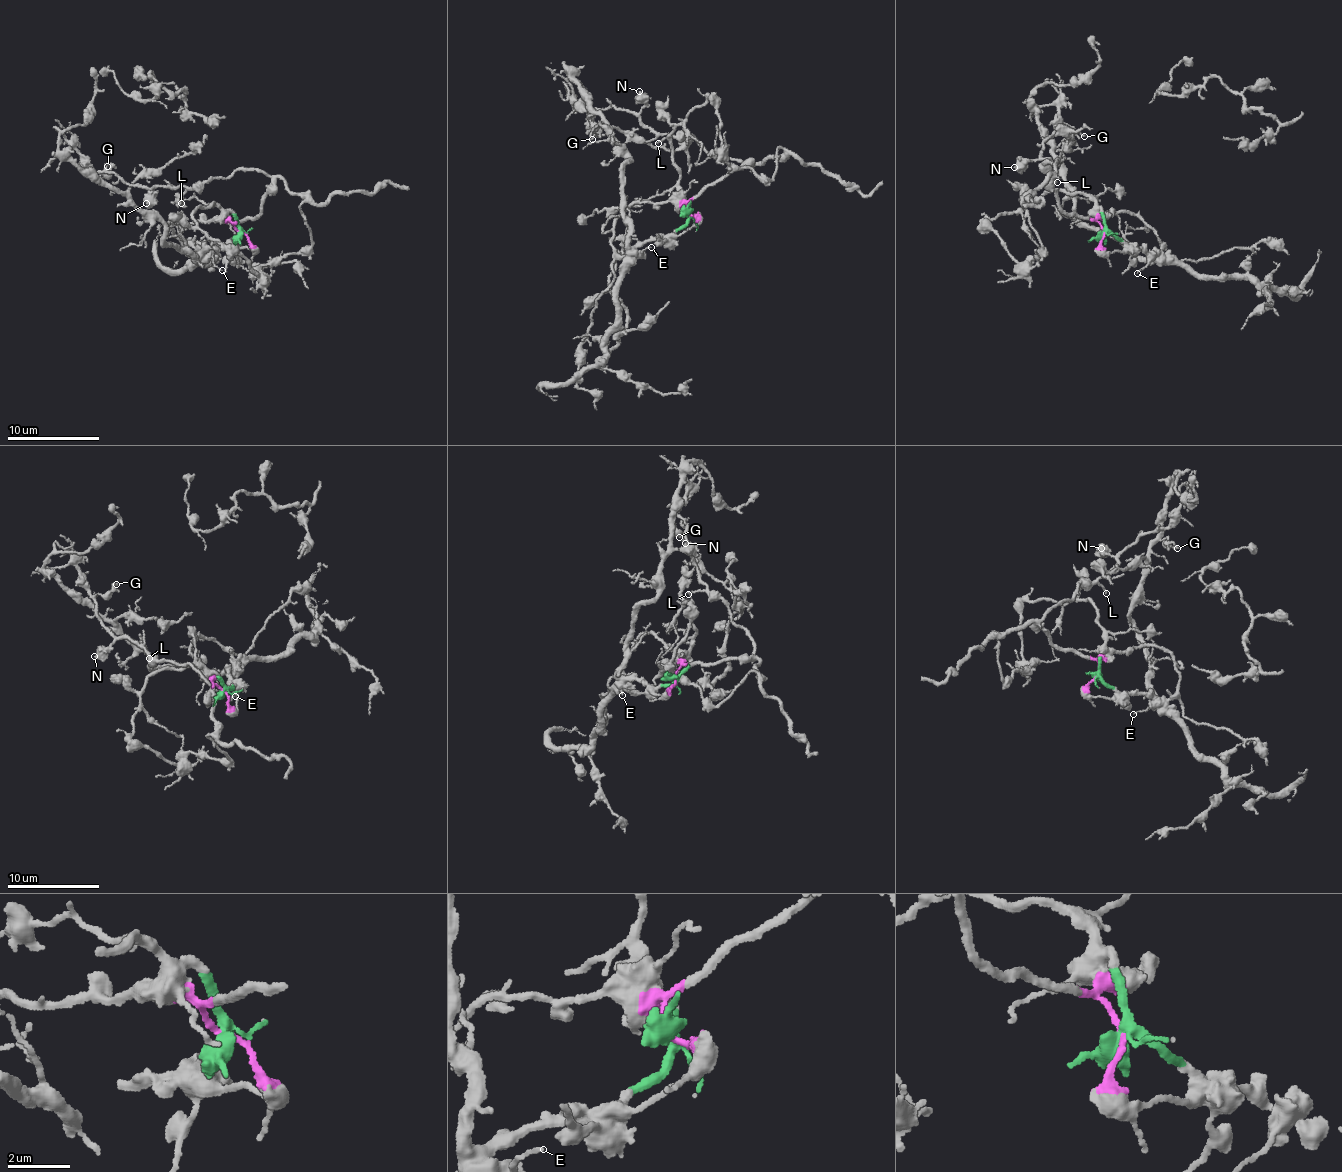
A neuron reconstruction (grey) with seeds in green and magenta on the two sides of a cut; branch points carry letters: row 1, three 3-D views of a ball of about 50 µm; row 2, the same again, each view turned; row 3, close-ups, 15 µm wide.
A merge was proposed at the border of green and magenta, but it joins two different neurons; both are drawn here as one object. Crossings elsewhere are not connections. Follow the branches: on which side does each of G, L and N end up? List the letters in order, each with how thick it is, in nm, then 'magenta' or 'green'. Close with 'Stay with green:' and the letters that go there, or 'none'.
G: 150 nm | green
L: 130 nm | magenta
N: 600 nm | magenta
Stay with green: G

